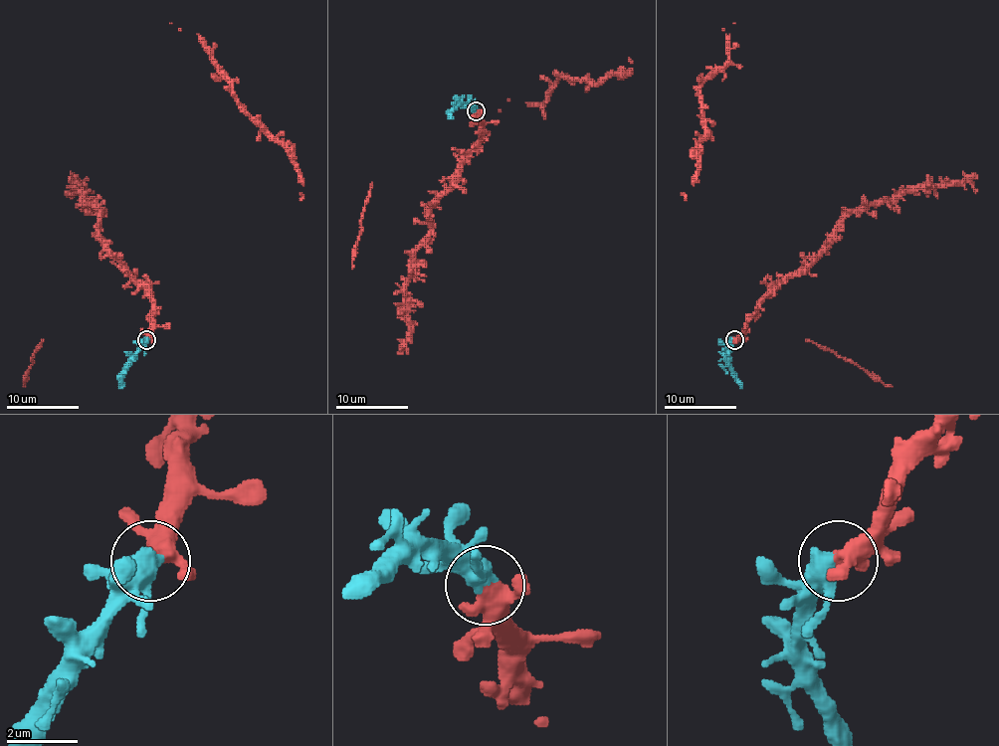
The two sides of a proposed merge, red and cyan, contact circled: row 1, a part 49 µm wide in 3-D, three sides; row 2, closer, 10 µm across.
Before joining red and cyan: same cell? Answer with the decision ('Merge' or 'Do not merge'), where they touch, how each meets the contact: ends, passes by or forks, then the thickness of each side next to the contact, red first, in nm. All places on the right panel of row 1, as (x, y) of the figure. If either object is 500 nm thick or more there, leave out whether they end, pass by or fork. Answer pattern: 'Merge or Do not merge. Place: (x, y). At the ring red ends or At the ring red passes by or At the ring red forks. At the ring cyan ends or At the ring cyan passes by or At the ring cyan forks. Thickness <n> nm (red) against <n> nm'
Merge. Place: (734, 339). Thickness 440 nm (red) against 500 nm

